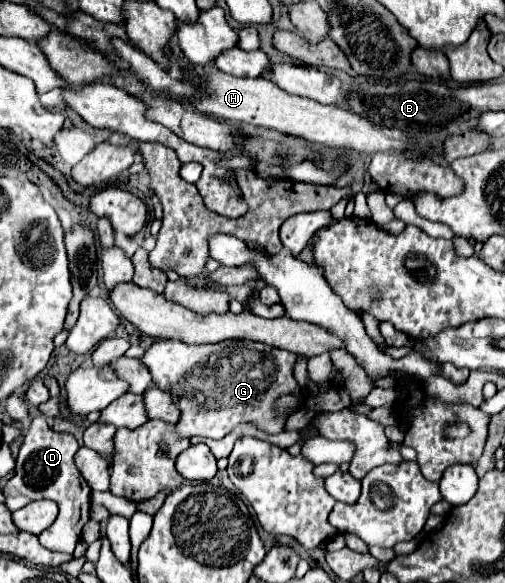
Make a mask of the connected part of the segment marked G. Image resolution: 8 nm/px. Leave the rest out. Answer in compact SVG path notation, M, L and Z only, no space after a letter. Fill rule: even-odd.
M160 340L154 342L140 360L152 372L154 386L172 392L182 410L176 428L180 436L224 438L240 422L254 422L268 434L280 434L294 410L290 408L278 414L274 408L276 400L284 394L304 396L302 386L294 378L298 356L262 342L224 340L218 344L194 346L180 340Z

